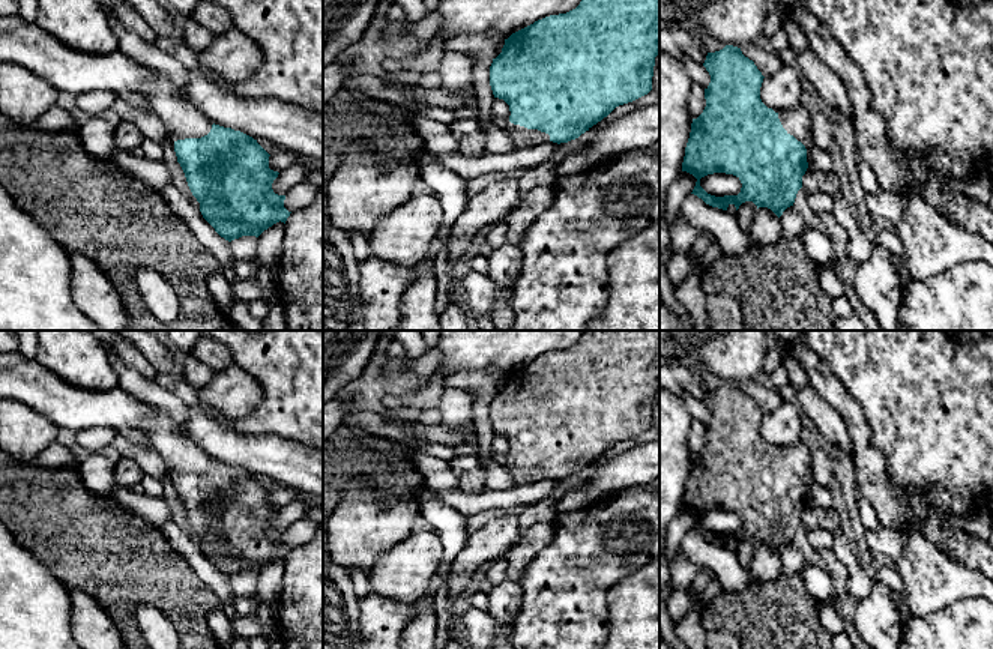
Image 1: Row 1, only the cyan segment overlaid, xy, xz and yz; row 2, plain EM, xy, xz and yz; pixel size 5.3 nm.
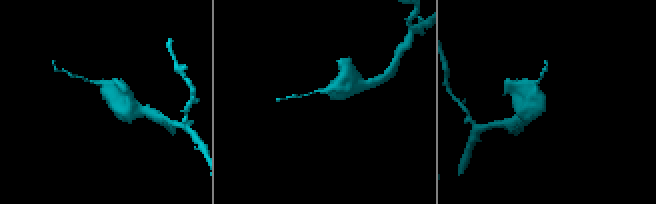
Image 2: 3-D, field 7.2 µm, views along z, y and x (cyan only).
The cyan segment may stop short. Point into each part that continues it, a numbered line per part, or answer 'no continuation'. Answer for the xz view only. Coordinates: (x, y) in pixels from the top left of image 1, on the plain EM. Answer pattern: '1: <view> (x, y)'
1: xz (522, 473)

